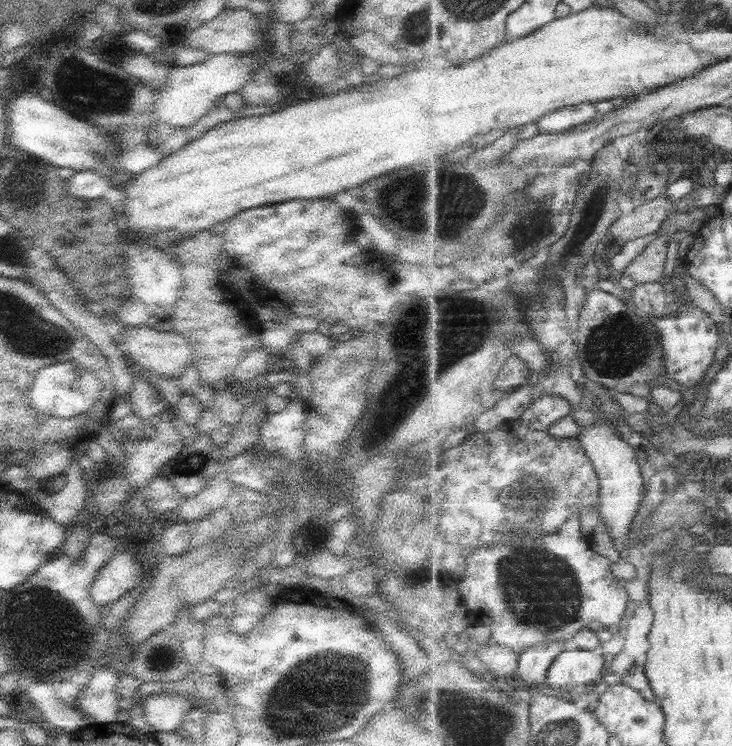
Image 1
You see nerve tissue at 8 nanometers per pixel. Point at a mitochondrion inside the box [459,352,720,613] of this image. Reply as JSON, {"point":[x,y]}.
{"point":[510,507]}

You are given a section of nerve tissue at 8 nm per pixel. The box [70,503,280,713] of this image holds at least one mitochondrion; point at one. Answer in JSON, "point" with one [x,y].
{"point":[163,659]}

